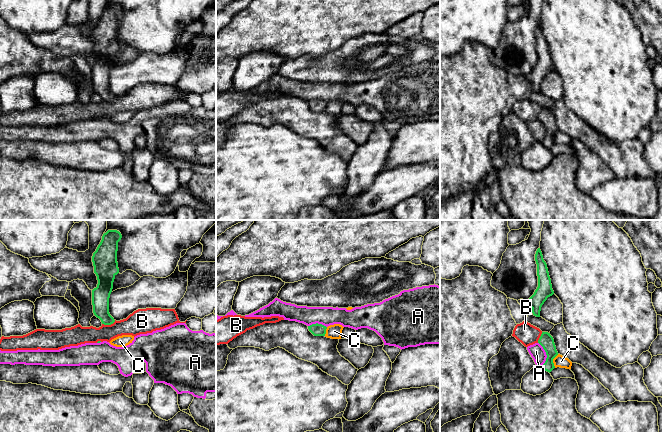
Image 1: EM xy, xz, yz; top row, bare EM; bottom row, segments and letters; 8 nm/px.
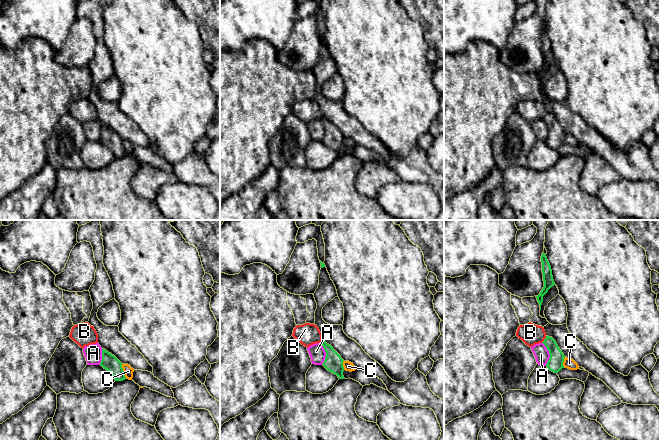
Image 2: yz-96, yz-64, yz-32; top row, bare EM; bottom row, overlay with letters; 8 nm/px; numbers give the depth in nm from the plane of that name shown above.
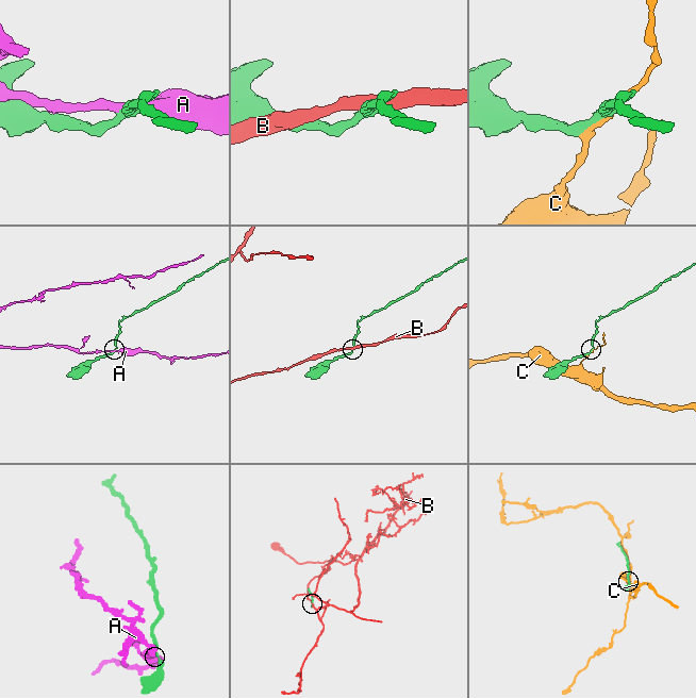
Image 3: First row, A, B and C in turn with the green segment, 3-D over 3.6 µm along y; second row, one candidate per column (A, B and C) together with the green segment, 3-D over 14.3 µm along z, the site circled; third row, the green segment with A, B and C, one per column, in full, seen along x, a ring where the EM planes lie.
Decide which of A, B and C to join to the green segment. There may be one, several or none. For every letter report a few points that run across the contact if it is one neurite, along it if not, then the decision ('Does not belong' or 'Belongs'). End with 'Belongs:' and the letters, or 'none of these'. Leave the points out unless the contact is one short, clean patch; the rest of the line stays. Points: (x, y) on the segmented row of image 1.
A: Line: yz (538, 342), (546, 355), (546, 360), (542, 365). Does not belong
B: Line: xy (115, 320), (110, 324), (102, 324). Does not belong
C: Does not belong
Belongs: none of these

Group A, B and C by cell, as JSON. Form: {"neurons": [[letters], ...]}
{"neurons": [["A"], ["B"], ["C"]]}

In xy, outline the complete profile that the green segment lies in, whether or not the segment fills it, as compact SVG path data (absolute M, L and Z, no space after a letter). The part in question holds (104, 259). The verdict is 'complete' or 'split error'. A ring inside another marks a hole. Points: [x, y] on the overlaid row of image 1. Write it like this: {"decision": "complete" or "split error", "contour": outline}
{"decision": "complete", "contour": "M108 230L93 253L92 262L97 276L97 287L92 290L93 313L104 325L115 322L109 313L109 298L115 276L119 273L117 262L118 242L122 235L117 230Z"}

